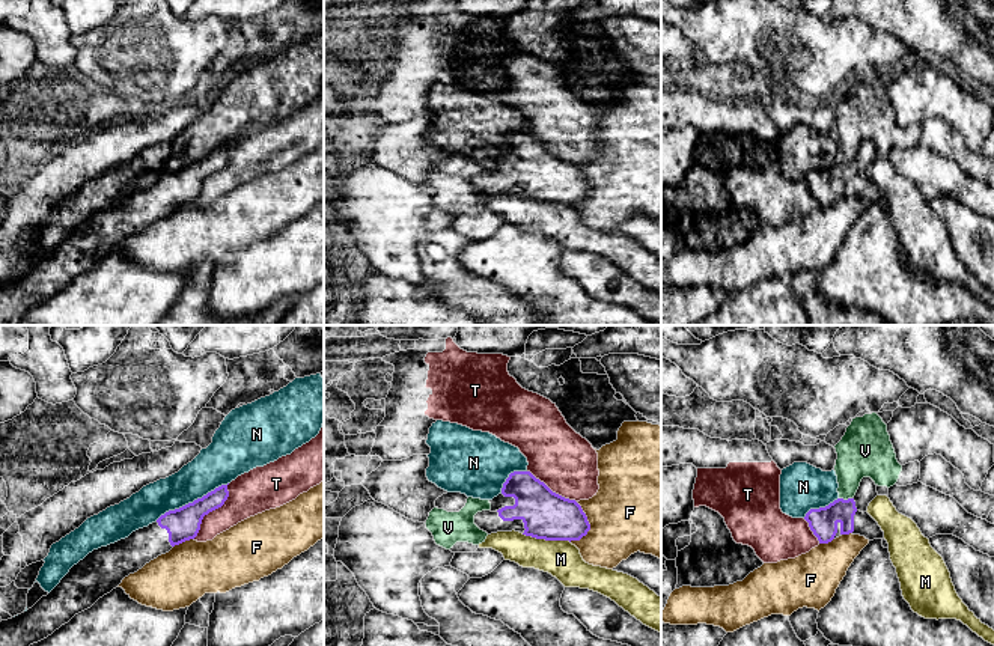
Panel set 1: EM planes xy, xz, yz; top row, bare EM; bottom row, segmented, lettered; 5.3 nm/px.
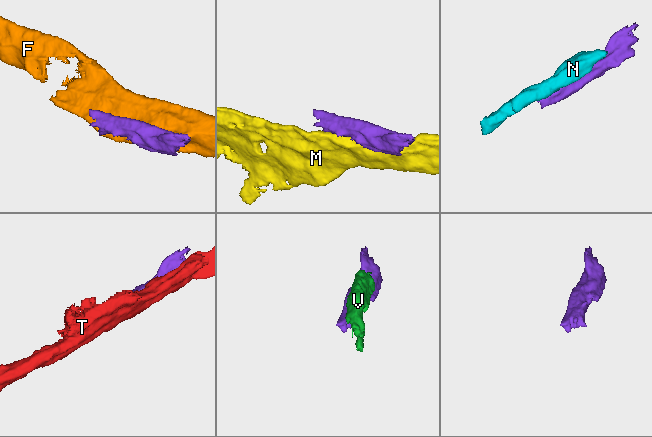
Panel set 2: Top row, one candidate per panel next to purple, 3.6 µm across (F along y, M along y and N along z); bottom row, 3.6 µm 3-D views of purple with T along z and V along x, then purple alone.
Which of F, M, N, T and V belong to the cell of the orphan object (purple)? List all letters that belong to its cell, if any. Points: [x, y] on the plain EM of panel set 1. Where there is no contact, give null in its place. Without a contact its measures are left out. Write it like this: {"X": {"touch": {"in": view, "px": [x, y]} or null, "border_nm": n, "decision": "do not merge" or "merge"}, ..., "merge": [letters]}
{"F": {"touch": {"in": "xz", "px": [589, 188]}, "border_nm": 220, "decision": "do not merge"}, "M": {"touch": {"in": "xz", "px": [545, 202]}, "border_nm": 260, "decision": "do not merge"}, "N": {"touch": {"in": "xy", "px": [193, 164]}, "border_nm": 440, "decision": "do not merge"}, "T": {"touch": {"in": "xy", "px": [213, 172]}, "border_nm": 360, "decision": "do not merge"}, "V": {"touch": {"in": "yz", "px": [845, 163]}, "border_nm": 70, "decision": "do not merge"}, "merge": []}

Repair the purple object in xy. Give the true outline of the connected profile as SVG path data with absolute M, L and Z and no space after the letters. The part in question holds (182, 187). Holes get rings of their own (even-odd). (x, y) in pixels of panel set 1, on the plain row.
M221 148L193 166L166 175L128 200L89 215L32 271L0 285L0 325L20 325L30 307L47 301L75 277L90 271L125 239L175 208L194 202L203 179L221 170L227 160L227 148Z

